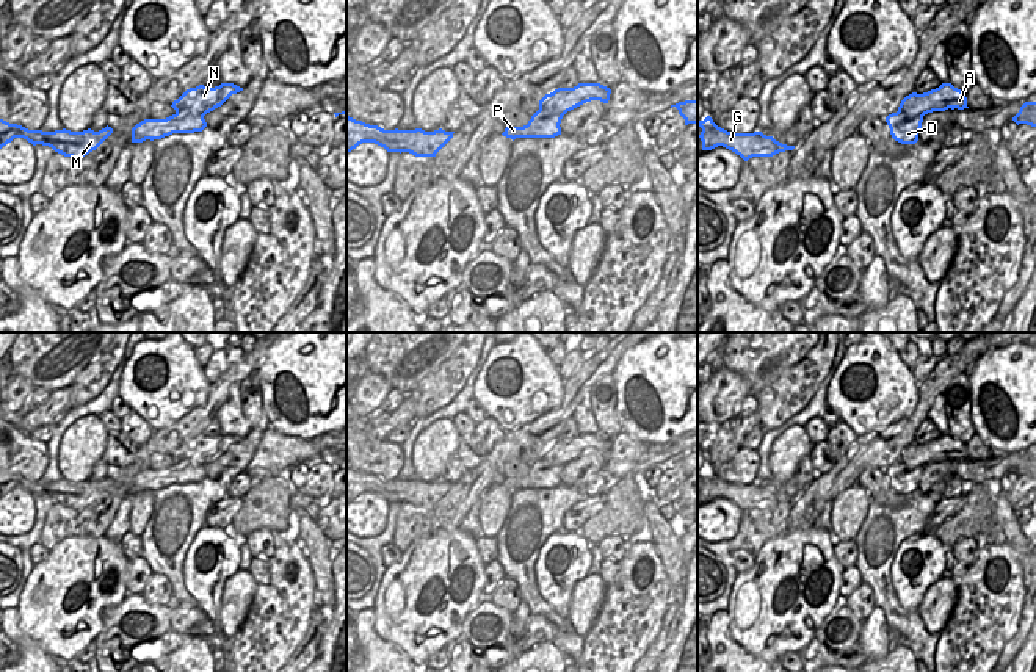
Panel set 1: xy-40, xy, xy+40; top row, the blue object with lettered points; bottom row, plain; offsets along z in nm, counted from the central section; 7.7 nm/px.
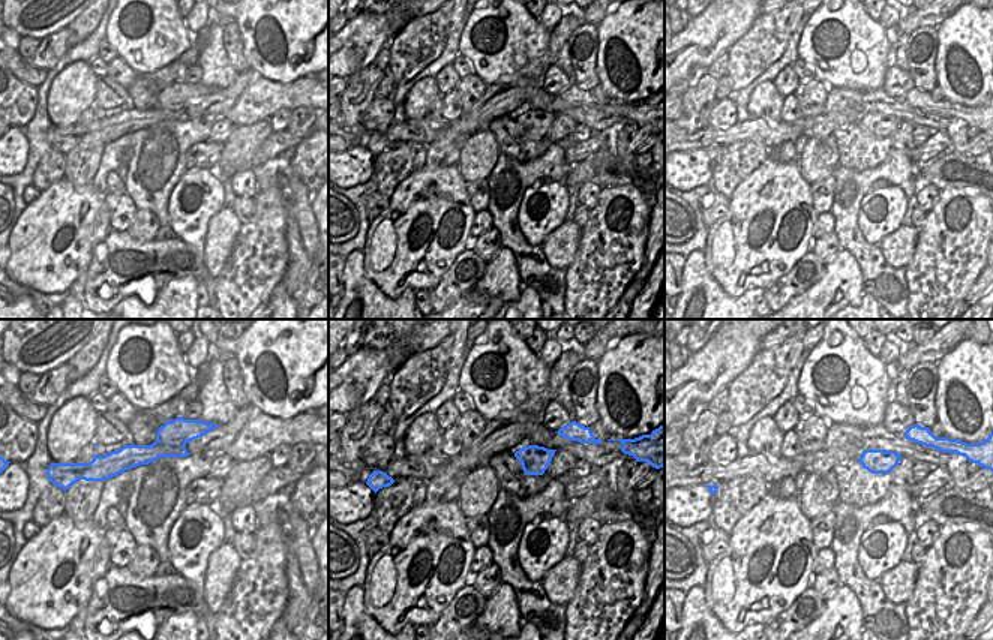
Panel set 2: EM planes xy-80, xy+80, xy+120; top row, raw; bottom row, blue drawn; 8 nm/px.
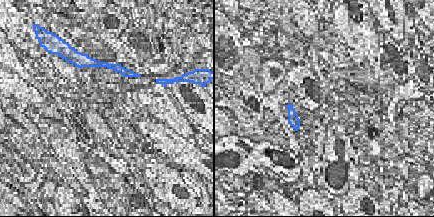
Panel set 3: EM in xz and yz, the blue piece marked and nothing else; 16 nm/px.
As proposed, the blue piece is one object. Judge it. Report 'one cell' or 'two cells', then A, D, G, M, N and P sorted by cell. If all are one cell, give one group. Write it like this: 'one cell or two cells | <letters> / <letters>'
two cells | A N / D G M P

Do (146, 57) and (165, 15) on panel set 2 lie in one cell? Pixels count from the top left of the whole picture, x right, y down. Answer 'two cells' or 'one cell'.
one cell

